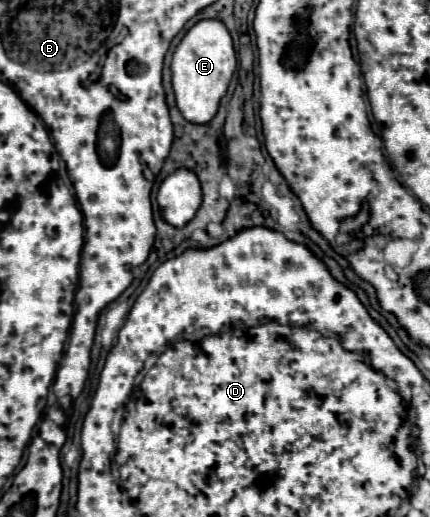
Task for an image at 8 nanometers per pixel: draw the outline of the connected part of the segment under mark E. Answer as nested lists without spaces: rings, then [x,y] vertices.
[[[219,19],[199,21],[187,31],[187,35],[181,39],[179,47],[173,53],[171,77],[173,77],[177,109],[189,123],[205,125],[215,117],[219,101],[227,93],[235,67],[237,67],[237,57],[233,49],[233,39],[227,27],[219,23]]]

